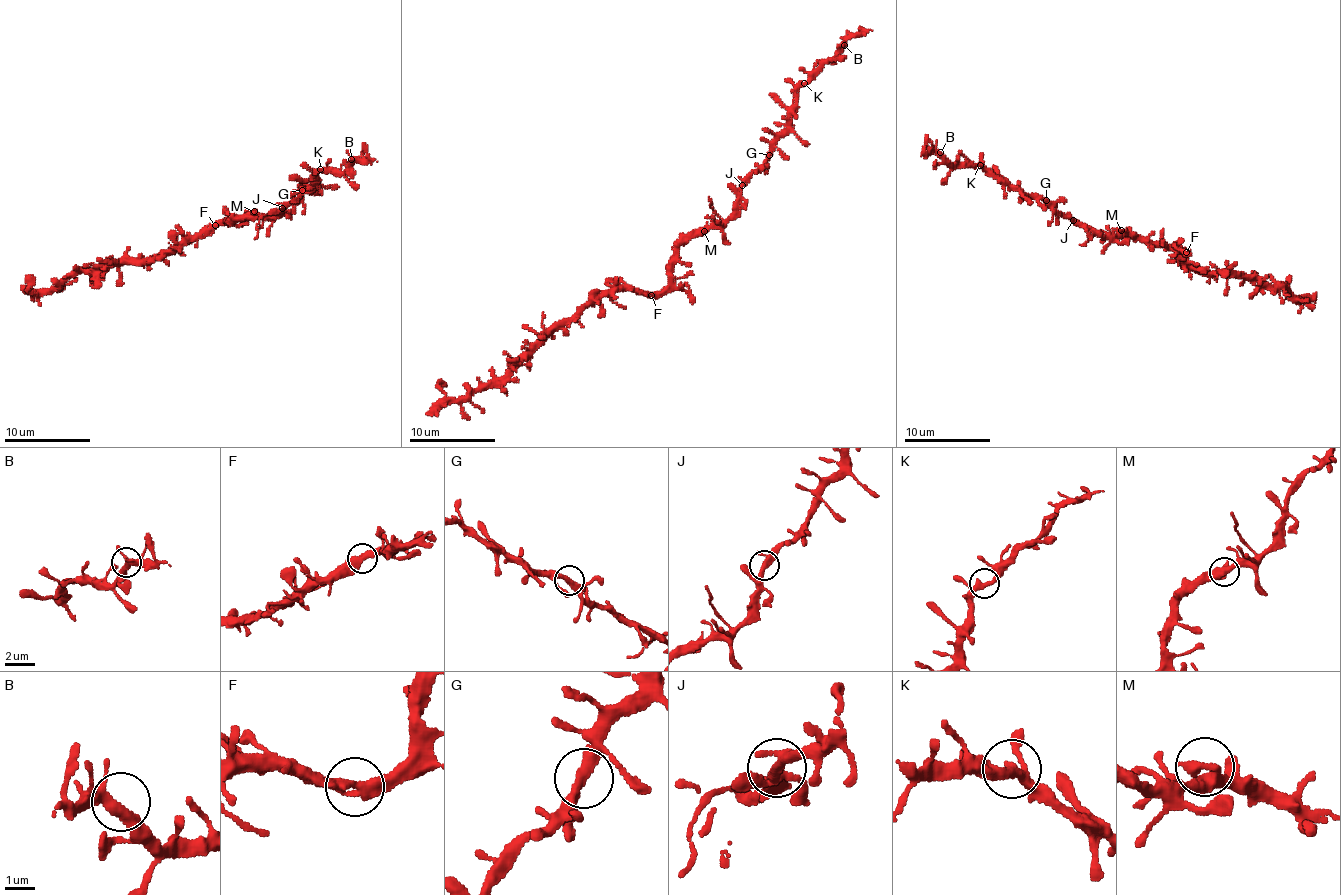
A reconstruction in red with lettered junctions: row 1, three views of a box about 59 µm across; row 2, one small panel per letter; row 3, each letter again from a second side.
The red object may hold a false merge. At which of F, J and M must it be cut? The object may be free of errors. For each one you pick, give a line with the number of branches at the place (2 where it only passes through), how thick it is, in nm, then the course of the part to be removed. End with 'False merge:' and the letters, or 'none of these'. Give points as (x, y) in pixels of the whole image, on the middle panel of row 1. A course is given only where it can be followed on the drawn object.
False merge: none of these

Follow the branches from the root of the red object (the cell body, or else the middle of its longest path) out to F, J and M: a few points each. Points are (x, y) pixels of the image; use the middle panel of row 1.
F: (671, 262), (671, 282), (661, 293), (652, 295)
J: (671, 262), (683, 242), (710, 228), (717, 229), (733, 212), (742, 185)
M: (671, 262), (683, 242), (704, 231)

